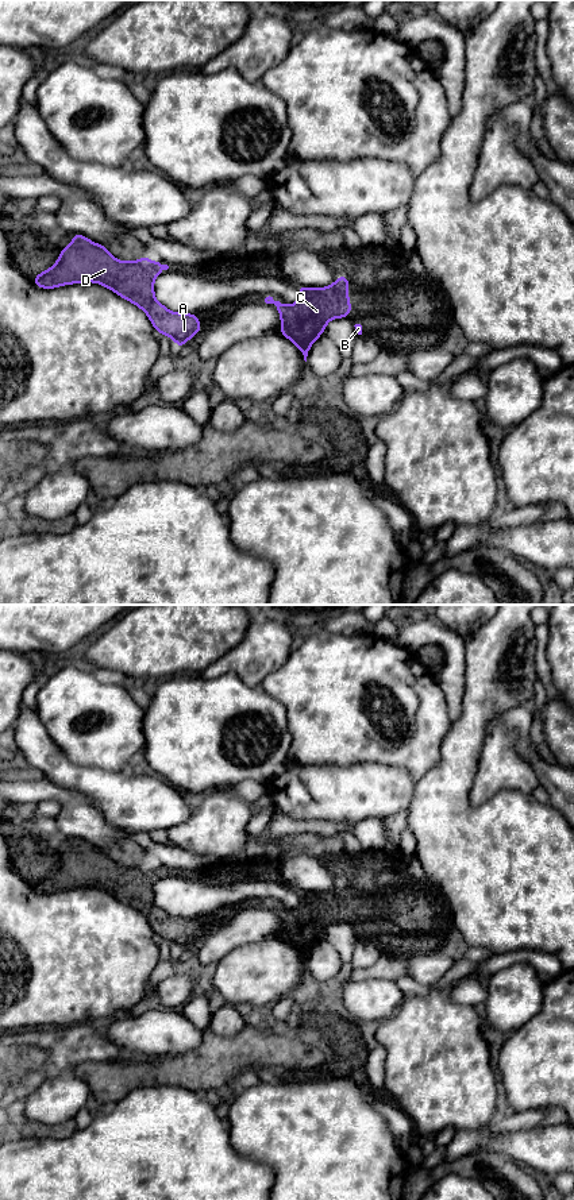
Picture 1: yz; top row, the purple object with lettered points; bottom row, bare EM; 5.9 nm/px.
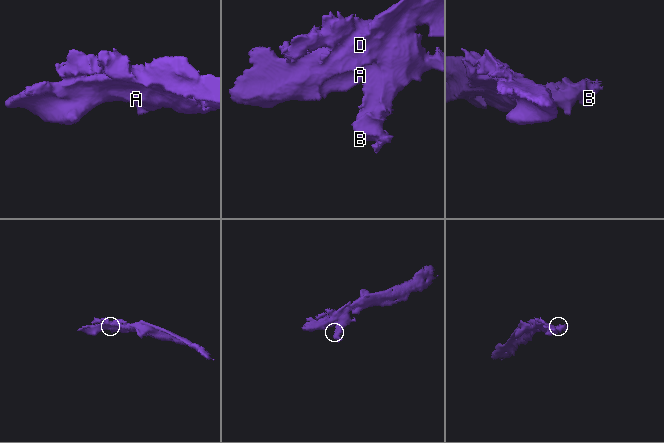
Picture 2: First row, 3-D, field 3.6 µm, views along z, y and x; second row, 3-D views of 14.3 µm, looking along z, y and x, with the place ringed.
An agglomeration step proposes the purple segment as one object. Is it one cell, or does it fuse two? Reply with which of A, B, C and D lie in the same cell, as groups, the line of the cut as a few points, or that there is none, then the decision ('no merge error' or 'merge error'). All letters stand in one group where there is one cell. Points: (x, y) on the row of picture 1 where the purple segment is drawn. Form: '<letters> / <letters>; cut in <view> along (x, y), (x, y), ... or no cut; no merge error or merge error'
A B C D; no cut; no merge error

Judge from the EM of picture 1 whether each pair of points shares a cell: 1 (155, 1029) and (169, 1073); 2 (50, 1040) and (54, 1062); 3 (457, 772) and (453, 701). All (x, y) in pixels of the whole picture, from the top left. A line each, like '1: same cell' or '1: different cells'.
1: different cells
2: same cell
3: different cells

